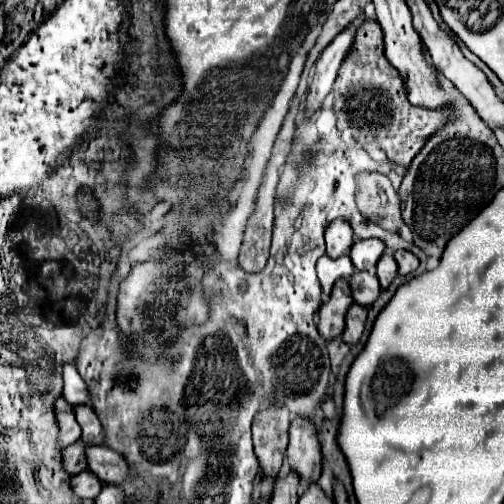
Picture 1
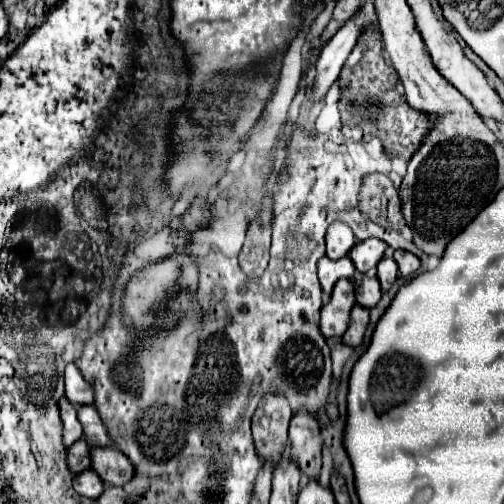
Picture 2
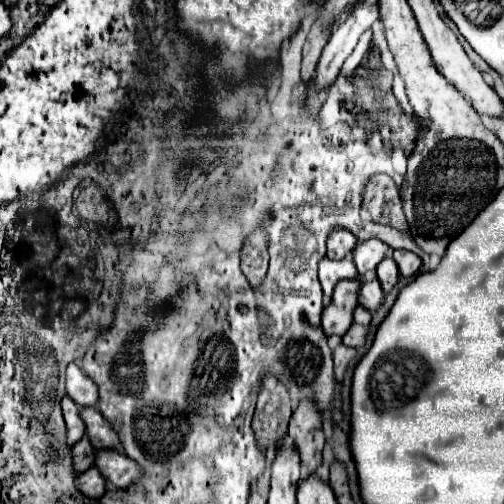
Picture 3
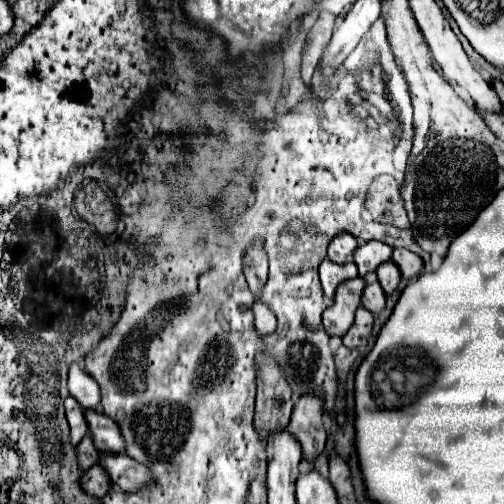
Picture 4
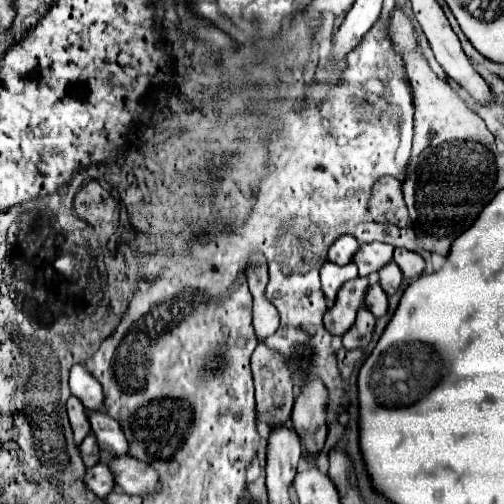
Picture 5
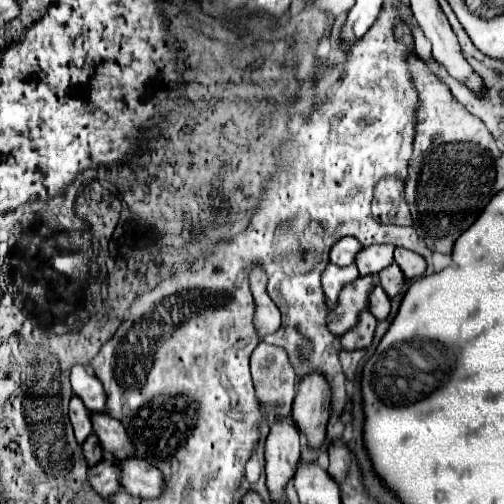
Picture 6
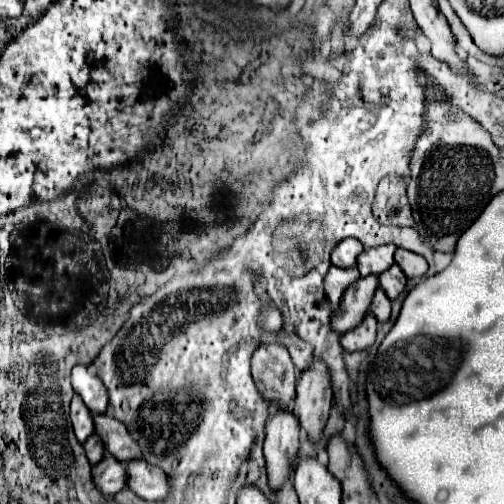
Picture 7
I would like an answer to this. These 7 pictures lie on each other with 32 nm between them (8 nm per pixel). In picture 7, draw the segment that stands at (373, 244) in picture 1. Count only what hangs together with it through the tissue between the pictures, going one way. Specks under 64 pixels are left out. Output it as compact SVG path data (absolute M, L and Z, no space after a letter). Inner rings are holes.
M384 244L384 246L364 250L358 256L360 274L370 276L370 274L380 274L380 272L388 270L394 264L394 252L396 252L394 244Z

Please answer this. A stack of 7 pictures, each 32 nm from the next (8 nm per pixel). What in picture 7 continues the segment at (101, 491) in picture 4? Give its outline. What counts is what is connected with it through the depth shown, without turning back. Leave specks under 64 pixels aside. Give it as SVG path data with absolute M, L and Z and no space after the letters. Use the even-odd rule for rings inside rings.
M106 456L100 460L100 464L94 466L92 476L96 478L96 484L106 494L118 494L122 488L128 486L128 472L122 462L118 462L114 456Z

